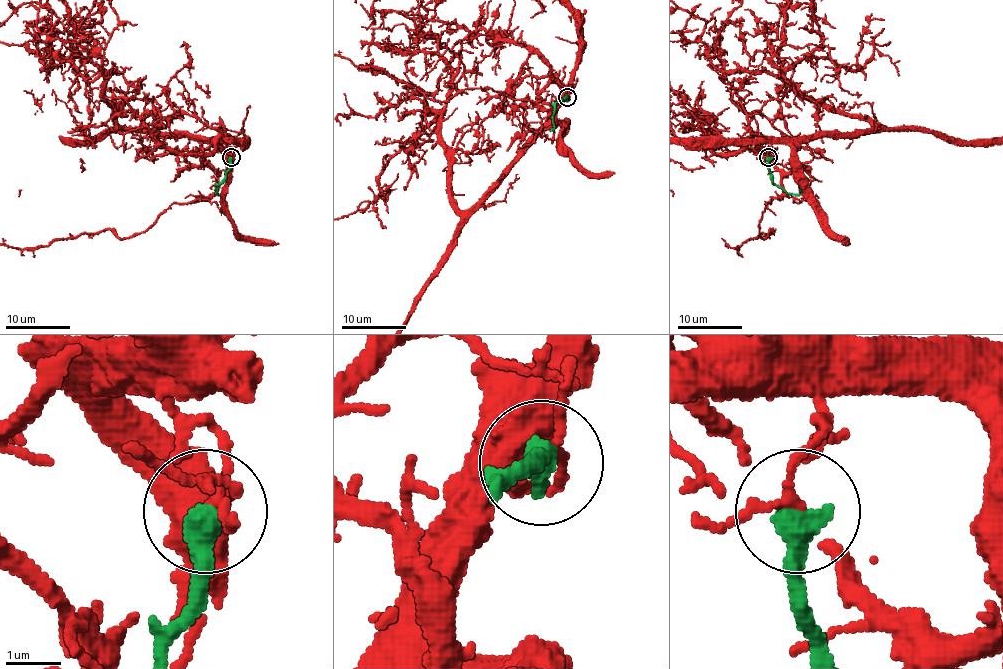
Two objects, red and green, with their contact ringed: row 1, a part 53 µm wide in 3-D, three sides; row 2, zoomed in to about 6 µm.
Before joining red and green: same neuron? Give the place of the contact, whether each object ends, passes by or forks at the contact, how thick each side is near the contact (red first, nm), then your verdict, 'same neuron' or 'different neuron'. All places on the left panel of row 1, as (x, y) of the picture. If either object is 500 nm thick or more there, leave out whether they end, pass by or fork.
(231, 157) | 140/550 nm | different neuron

